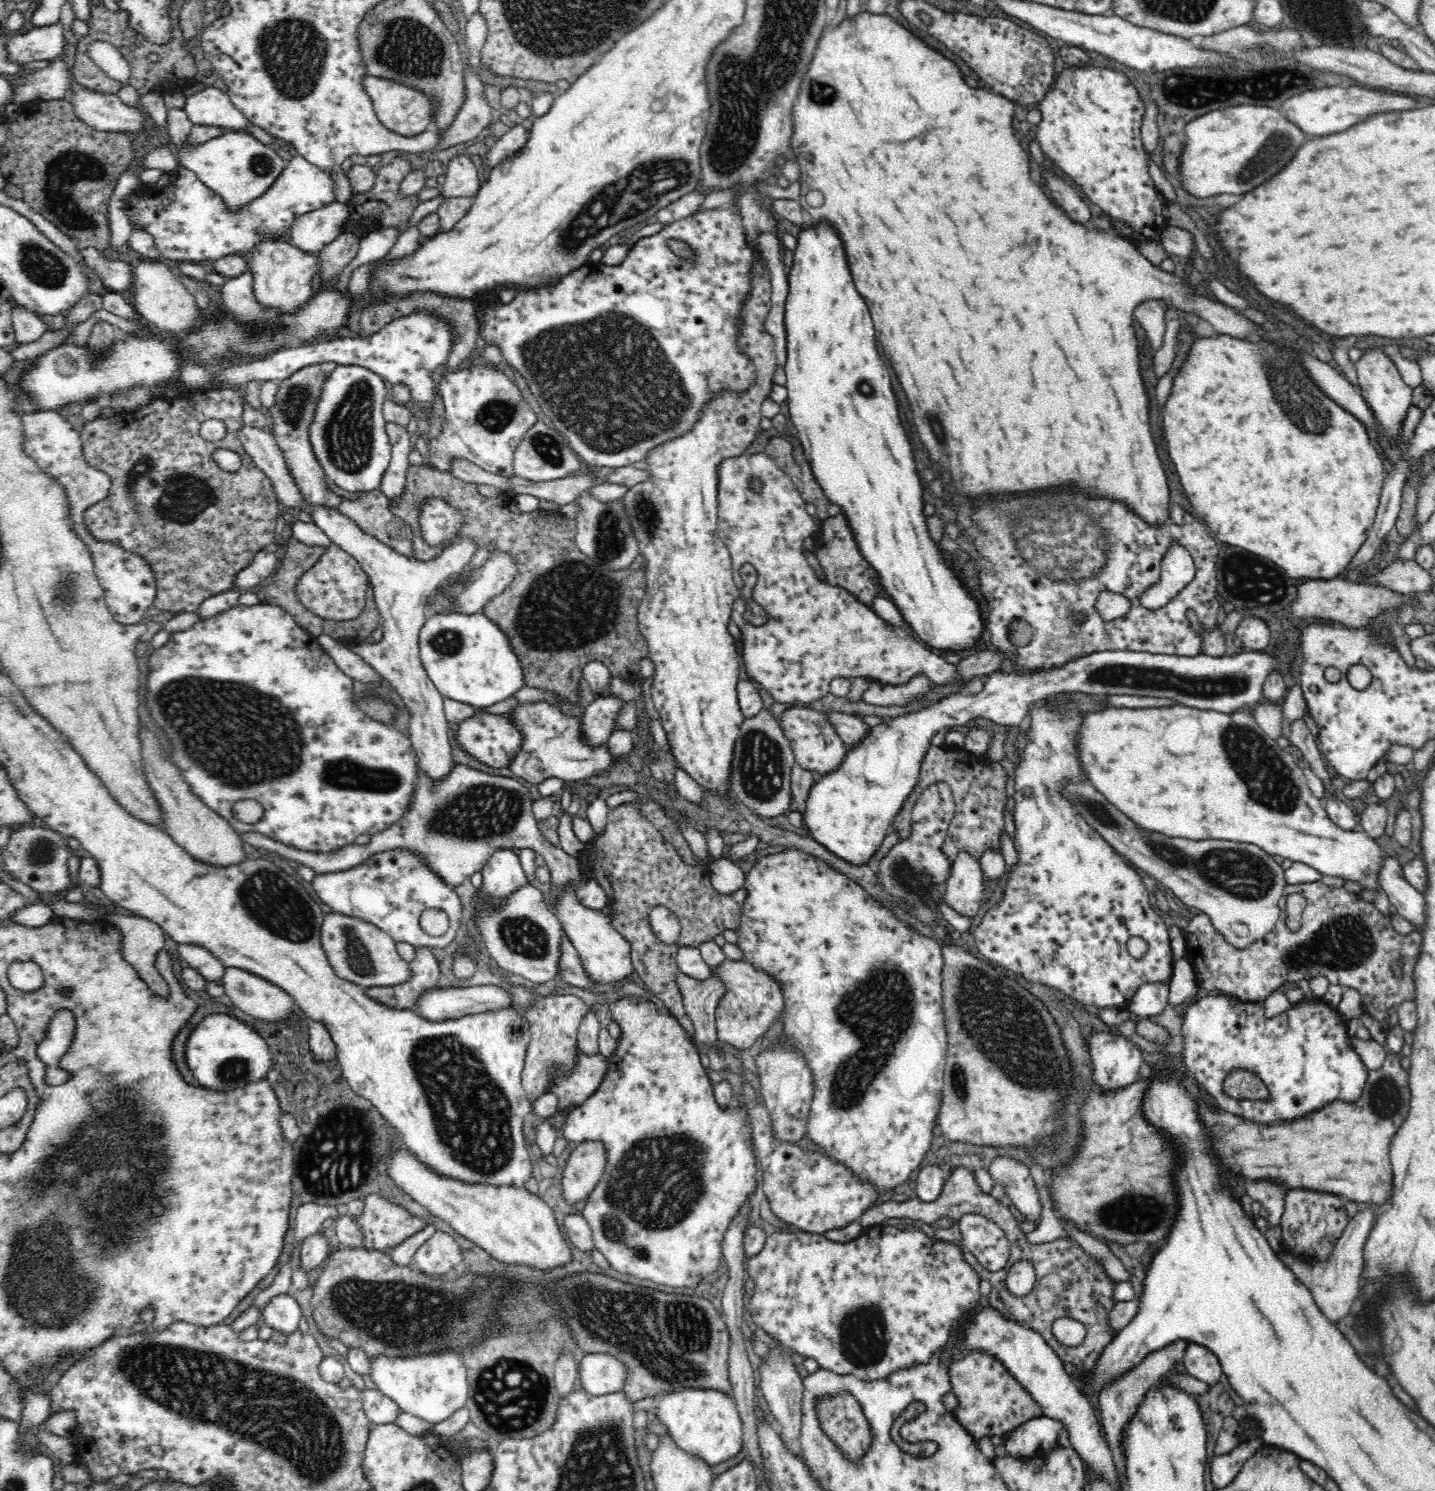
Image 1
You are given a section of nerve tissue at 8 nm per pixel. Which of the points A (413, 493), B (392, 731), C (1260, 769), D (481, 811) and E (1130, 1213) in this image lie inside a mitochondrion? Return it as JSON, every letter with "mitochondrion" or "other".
{"A":"other","B":"other","C":"mitochondrion","D":"mitochondrion","E":"mitochondrion"}

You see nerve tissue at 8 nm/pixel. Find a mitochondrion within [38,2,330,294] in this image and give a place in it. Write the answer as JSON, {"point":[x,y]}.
{"point":[69,164]}

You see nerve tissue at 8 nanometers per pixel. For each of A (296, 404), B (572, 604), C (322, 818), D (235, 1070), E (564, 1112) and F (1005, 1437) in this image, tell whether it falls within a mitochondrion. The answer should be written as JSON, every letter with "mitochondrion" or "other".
{"A":"mitochondrion","B":"mitochondrion","C":"other","D":"mitochondrion","E":"other","F":"other"}

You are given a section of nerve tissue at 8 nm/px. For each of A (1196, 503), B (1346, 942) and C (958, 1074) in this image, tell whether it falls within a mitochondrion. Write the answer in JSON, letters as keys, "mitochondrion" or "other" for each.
{"A":"other","B":"mitochondrion","C":"mitochondrion"}

